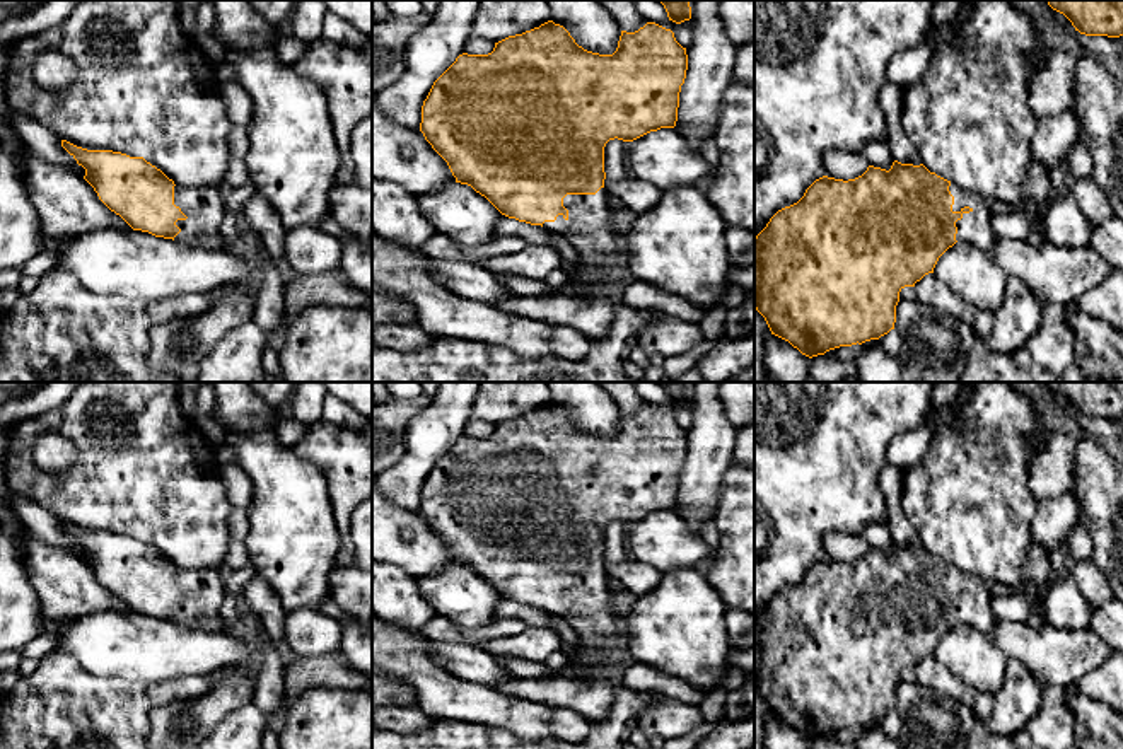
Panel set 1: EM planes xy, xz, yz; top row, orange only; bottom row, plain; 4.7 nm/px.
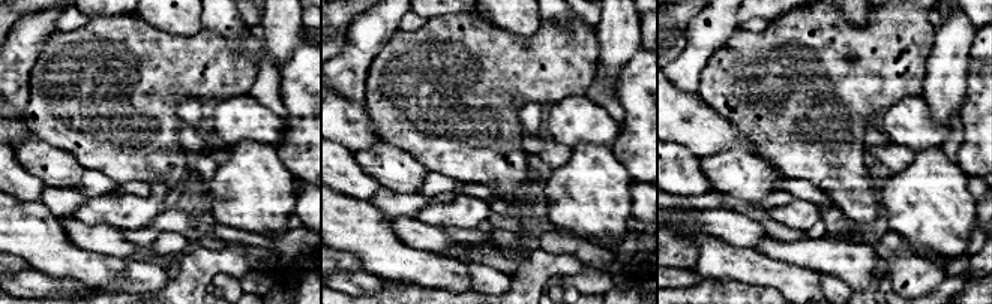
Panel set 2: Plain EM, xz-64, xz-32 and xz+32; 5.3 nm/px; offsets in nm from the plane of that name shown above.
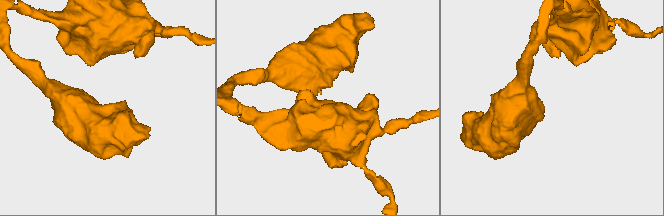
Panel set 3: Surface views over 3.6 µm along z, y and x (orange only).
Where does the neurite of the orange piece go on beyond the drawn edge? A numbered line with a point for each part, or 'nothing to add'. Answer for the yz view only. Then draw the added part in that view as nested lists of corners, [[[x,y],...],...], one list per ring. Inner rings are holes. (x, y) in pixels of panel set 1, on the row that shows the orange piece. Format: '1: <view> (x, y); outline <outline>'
1: yz (975, 227); outline [[[952,183],[949,191],[954,196],[952,212],[961,212],[964,206],[971,208],[969,213],[963,213],[963,218],[956,222],[956,241],[971,244],[973,247],[978,247],[988,254],[993,249],[998,235],[993,230],[993,213],[986,200]]]

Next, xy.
1: xy (203, 205); outline [[[174,186],[174,205],[188,217],[177,220],[181,232],[174,237],[196,247],[220,247],[220,225],[225,215],[224,200],[215,186]]]

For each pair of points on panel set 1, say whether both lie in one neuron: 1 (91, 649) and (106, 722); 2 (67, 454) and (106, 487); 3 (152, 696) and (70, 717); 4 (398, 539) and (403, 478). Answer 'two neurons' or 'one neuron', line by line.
1: two neurons
2: two neurons
3: one neuron
4: two neurons

